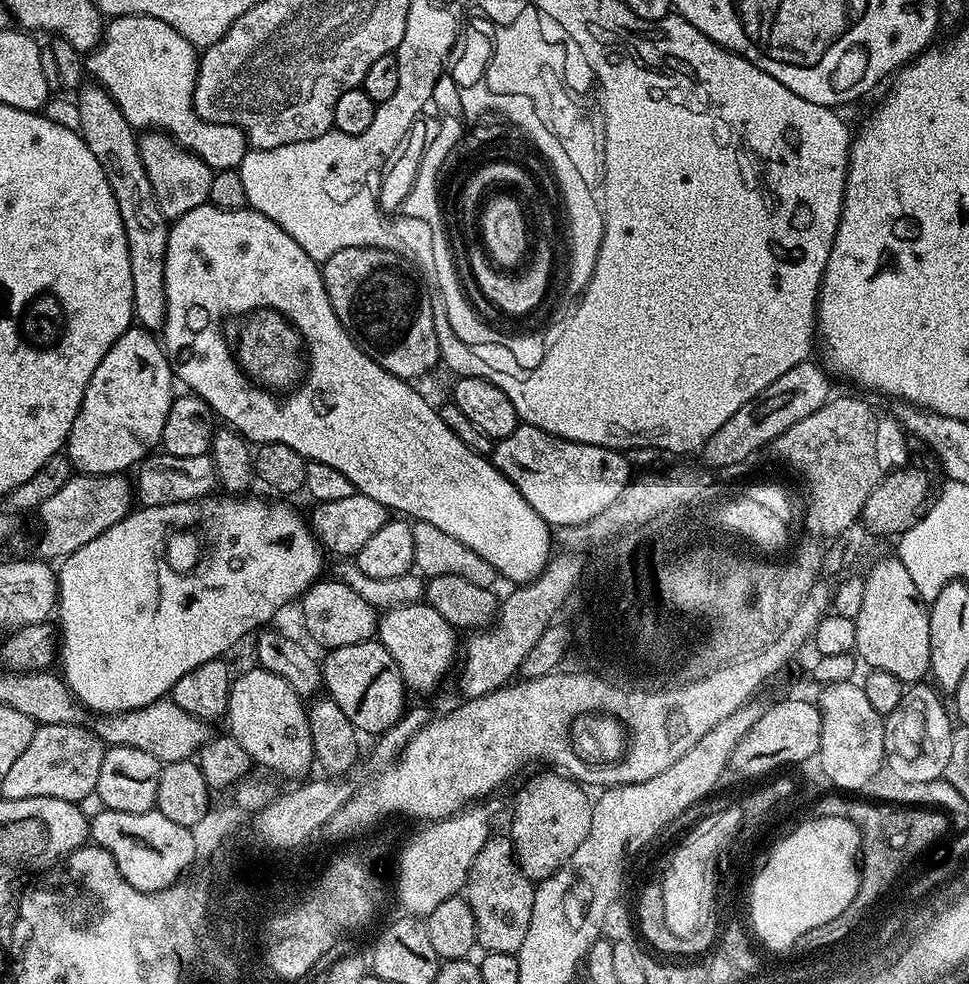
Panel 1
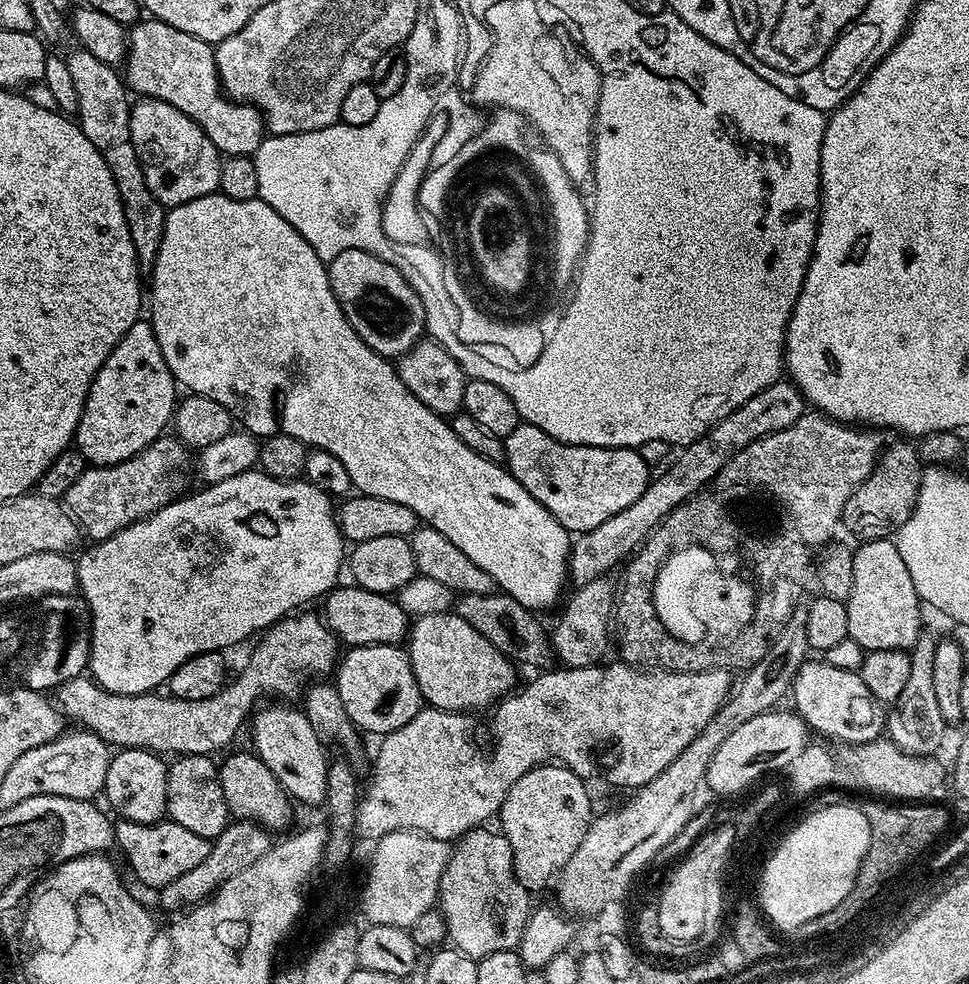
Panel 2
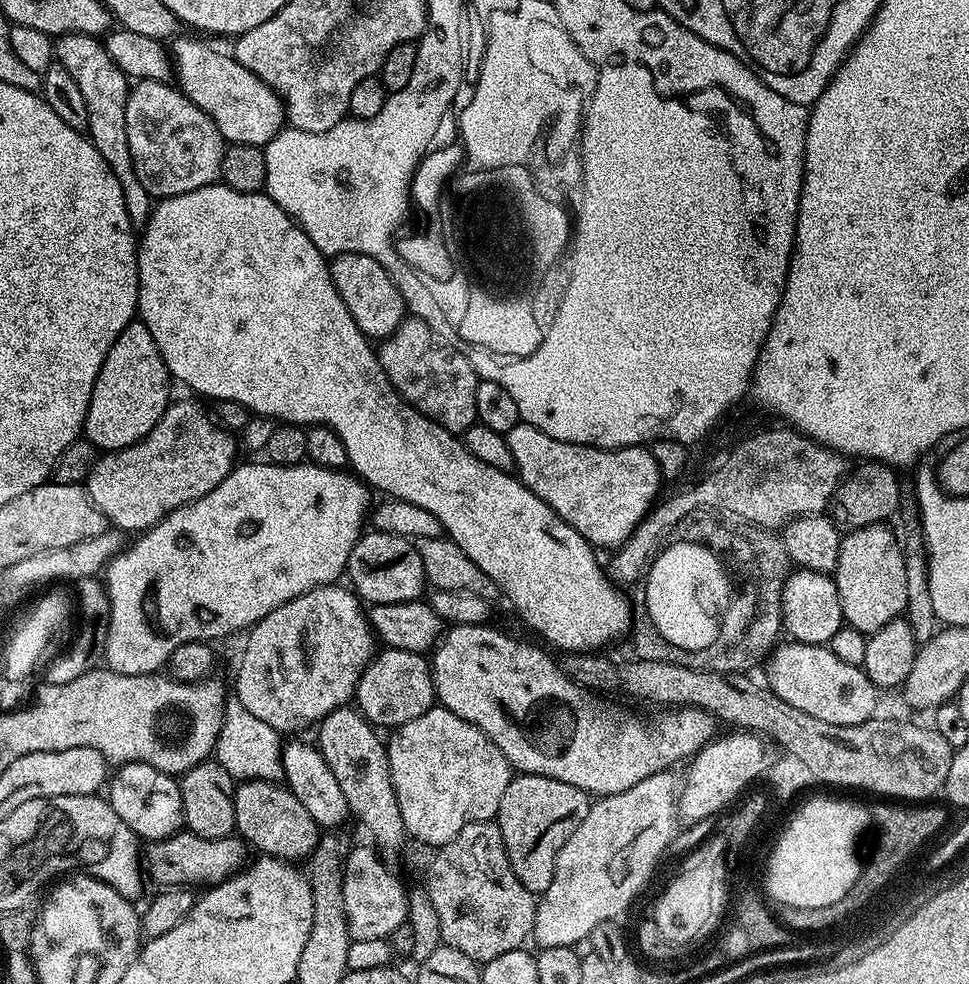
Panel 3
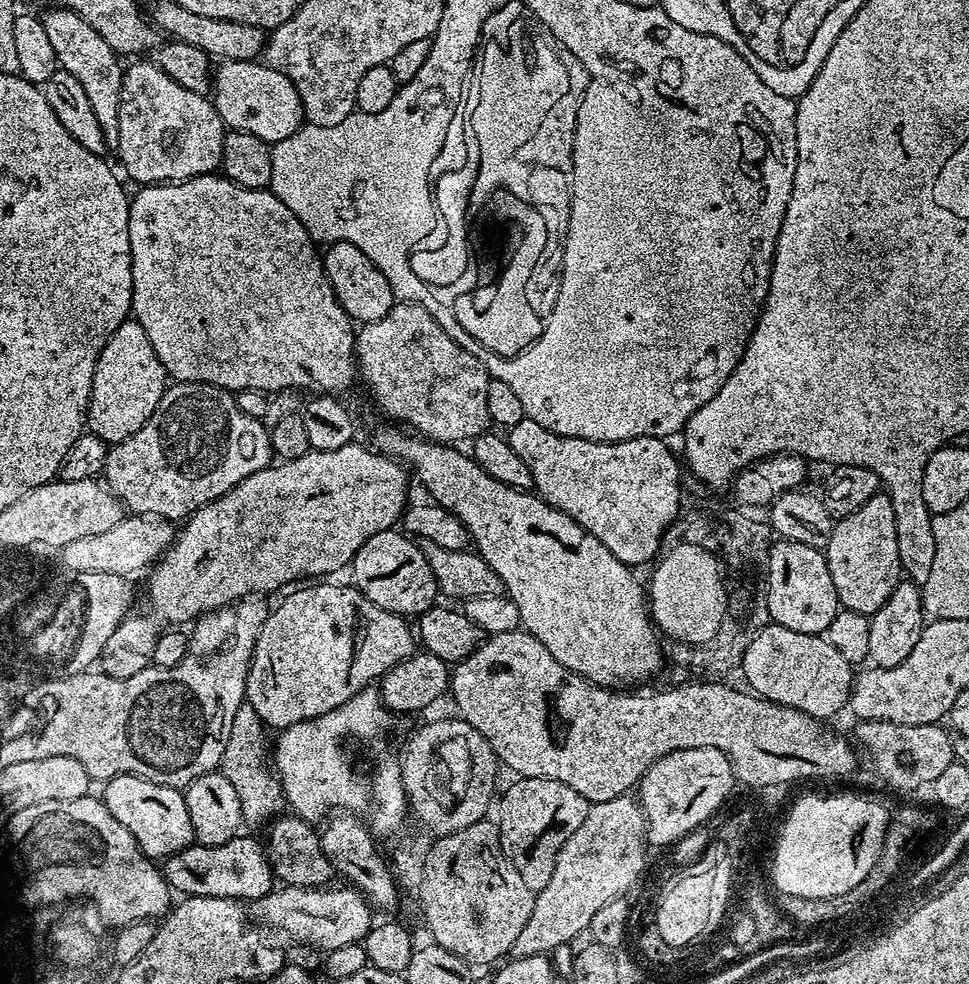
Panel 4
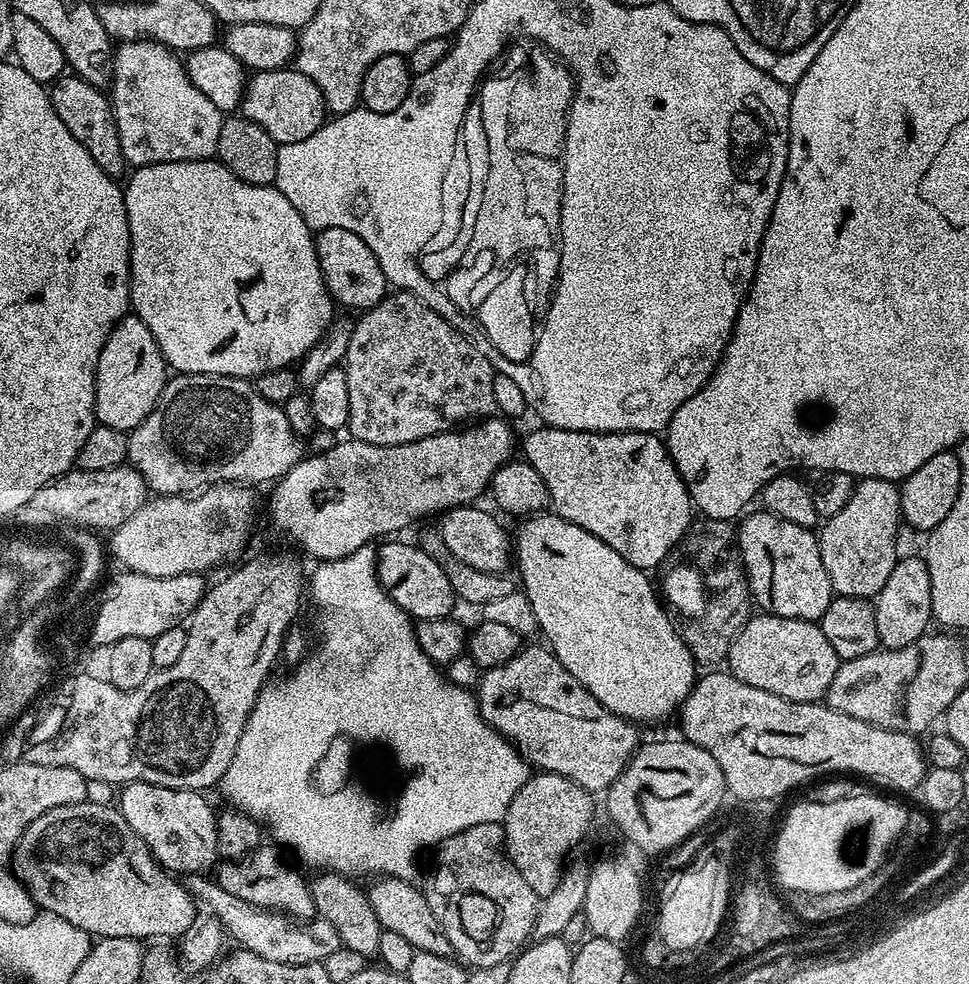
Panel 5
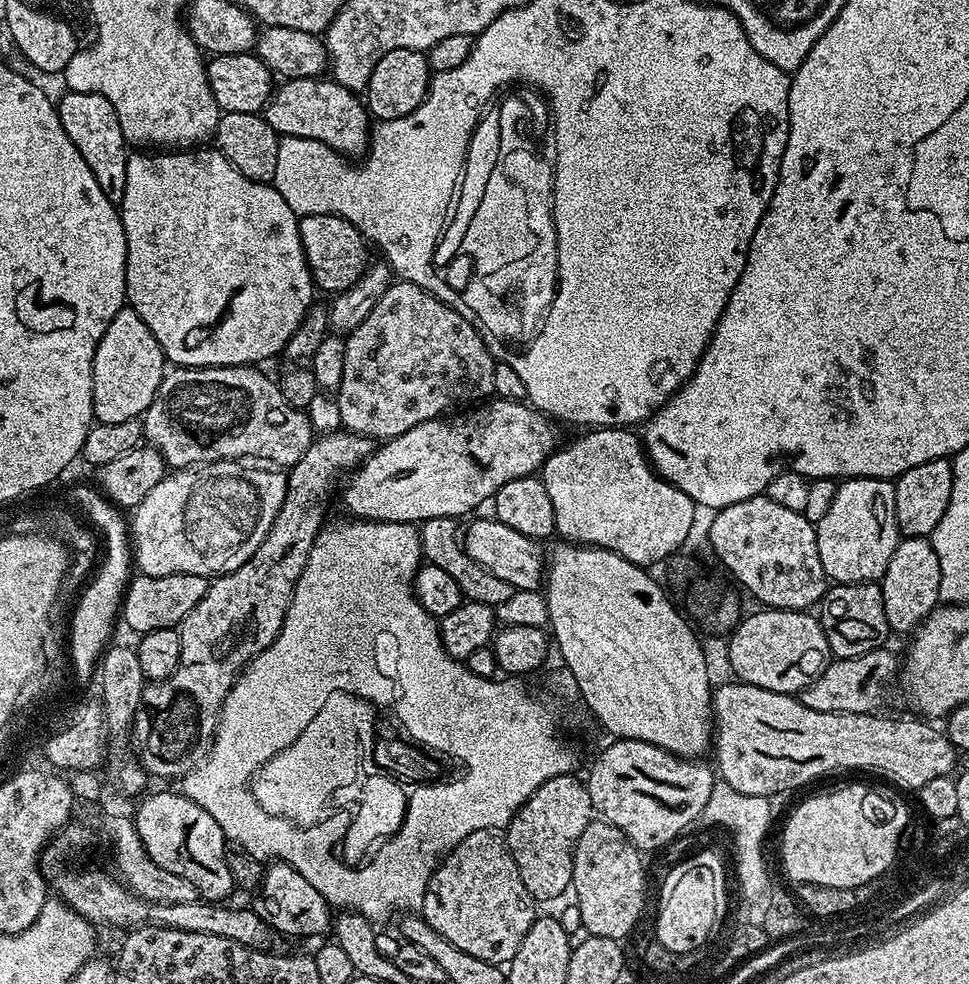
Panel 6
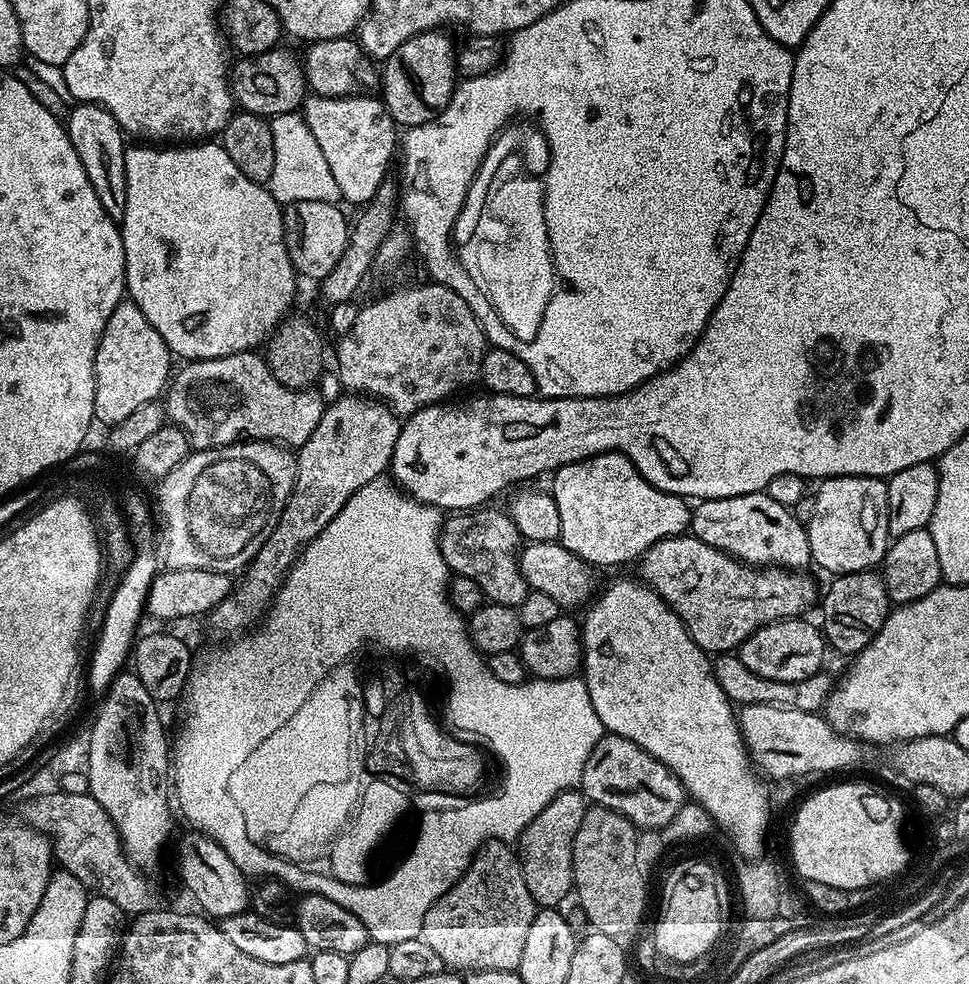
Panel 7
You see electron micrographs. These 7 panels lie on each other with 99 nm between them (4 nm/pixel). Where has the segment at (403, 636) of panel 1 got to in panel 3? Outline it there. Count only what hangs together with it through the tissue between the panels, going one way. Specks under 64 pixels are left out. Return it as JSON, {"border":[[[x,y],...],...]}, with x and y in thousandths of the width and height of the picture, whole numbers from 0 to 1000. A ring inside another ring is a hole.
{"border":[[[469,634],[465,635],[455,645],[449,659],[444,663],[444,674],[446,677],[446,692],[450,698],[450,711],[457,718],[463,720],[469,726],[473,726],[473,730],[477,730],[481,734],[485,734],[489,738],[493,738],[493,742],[497,742],[497,746],[502,746],[506,750],[506,754],[510,754],[510,758],[514,758],[514,762],[518,762],[518,766],[524,772],[524,776],[534,786],[543,789],[562,789],[563,791],[572,791],[576,795],[584,795],[593,801],[600,801],[601,804],[610,807],[612,810],[618,811],[627,808],[641,807],[644,803],[649,803],[655,796],[663,795],[669,788],[679,787],[681,784],[687,784],[698,778],[701,772],[709,773],[716,768],[718,764],[727,760],[732,753],[740,747],[739,738],[741,732],[731,723],[727,723],[719,718],[701,718],[699,724],[691,724],[685,732],[679,733],[677,736],[668,736],[667,733],[654,730],[644,724],[639,724],[636,720],[615,720],[615,715],[611,712],[612,704],[593,695],[591,691],[582,684],[581,678],[577,674],[574,675],[560,663],[562,660],[556,653],[544,654],[541,650],[531,650],[528,646],[523,646],[520,642],[508,638],[504,634]]]}

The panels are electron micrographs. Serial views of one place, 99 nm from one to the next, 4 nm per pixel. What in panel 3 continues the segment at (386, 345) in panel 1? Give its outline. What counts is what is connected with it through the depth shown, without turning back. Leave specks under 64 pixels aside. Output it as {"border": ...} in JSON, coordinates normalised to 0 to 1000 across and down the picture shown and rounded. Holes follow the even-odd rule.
{"border":[[[354,256],[342,261],[341,271],[343,286],[357,307],[357,315],[369,327],[369,331],[381,343],[395,343],[407,339],[407,335],[419,323],[417,304],[411,291],[402,283],[402,278],[386,262],[368,256]]]}

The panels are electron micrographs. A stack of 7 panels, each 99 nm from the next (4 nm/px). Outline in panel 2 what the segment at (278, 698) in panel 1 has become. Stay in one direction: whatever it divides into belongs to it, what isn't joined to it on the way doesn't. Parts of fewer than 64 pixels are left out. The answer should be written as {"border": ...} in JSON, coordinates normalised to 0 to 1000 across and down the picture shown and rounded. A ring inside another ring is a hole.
{"border":[[[281,713],[278,715],[281,715],[278,720],[269,718],[267,723],[259,729],[258,737],[260,736],[261,756],[259,759],[270,774],[283,785],[283,790],[302,814],[308,815],[308,813],[311,813],[314,817],[333,818],[338,812],[336,787],[338,786],[341,775],[341,768],[334,765],[336,756],[329,752],[328,746],[324,744],[324,740],[309,718],[296,720],[296,717],[293,716],[296,714],[293,713]]]}

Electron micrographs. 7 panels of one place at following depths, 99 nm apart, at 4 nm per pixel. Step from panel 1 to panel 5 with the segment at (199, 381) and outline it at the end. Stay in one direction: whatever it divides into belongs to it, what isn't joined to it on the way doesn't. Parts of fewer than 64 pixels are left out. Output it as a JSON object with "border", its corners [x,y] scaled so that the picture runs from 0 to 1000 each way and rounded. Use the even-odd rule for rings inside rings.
{"border":[[[222,161],[213,163],[189,163],[188,165],[167,165],[166,167],[152,167],[137,174],[137,179],[131,180],[132,188],[127,188],[128,208],[130,209],[130,222],[132,223],[132,233],[134,234],[134,242],[136,243],[136,255],[132,257],[132,266],[134,269],[134,313],[135,316],[147,327],[151,327],[151,331],[155,335],[155,339],[159,339],[159,348],[163,348],[165,359],[169,362],[170,371],[179,379],[193,380],[217,380],[218,382],[250,382],[253,384],[263,384],[275,380],[279,376],[287,376],[288,374],[300,374],[307,368],[314,365],[316,359],[324,353],[332,343],[332,339],[338,330],[345,324],[345,306],[343,300],[340,299],[337,293],[334,292],[334,284],[332,283],[332,274],[330,267],[326,261],[326,245],[324,243],[323,233],[316,230],[316,226],[312,226],[312,217],[308,217],[308,213],[303,213],[303,209],[299,209],[299,205],[295,205],[293,198],[284,191],[271,187],[270,189],[262,189],[258,185],[250,185],[250,181],[246,181],[241,177],[237,177],[237,173],[233,173],[233,169],[228,167]],[[554,522],[544,525],[538,533],[541,534],[530,541],[530,573],[537,576],[535,589],[539,595],[539,601],[547,608],[547,616],[551,616],[551,628],[555,628],[557,633],[556,645],[566,649],[564,658],[574,666],[576,673],[580,673],[580,677],[584,677],[584,681],[588,681],[588,685],[592,685],[592,689],[596,689],[596,693],[601,693],[601,697],[605,697],[605,701],[609,701],[609,705],[613,705],[613,709],[617,709],[617,713],[621,713],[625,722],[638,726],[644,732],[651,732],[664,738],[664,736],[673,736],[676,732],[685,732],[692,724],[695,727],[718,696],[720,676],[699,635],[698,638],[693,635],[693,630],[689,627],[690,619],[683,613],[679,602],[677,607],[677,602],[669,590],[670,582],[664,577],[650,575],[650,571],[646,571],[646,567],[642,567],[638,559],[630,559],[630,555],[625,555],[621,547],[613,547],[613,543],[601,539],[601,535],[592,535],[592,530],[584,530],[579,524]]]}

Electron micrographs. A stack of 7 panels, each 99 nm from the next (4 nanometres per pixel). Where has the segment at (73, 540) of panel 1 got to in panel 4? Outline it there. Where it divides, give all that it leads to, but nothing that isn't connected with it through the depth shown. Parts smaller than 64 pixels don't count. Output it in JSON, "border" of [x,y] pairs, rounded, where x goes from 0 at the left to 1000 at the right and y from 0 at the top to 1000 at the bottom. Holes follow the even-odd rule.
{"border":[[[178,388],[172,391],[167,400],[167,404],[163,409],[163,413],[159,417],[159,421],[155,421],[155,425],[151,429],[151,433],[147,433],[147,437],[142,437],[134,445],[130,445],[126,449],[115,452],[109,461],[109,474],[105,481],[106,491],[111,493],[111,497],[123,506],[125,512],[133,521],[142,524],[165,524],[169,528],[179,530],[189,529],[198,523],[208,514],[213,514],[217,510],[226,508],[232,504],[246,490],[250,490],[254,486],[258,486],[258,482],[266,482],[266,478],[278,475],[283,467],[283,452],[281,450],[281,440],[278,432],[271,427],[262,425],[258,421],[252,421],[243,401],[234,398],[231,394],[226,394],[220,390],[201,390],[200,388]]]}

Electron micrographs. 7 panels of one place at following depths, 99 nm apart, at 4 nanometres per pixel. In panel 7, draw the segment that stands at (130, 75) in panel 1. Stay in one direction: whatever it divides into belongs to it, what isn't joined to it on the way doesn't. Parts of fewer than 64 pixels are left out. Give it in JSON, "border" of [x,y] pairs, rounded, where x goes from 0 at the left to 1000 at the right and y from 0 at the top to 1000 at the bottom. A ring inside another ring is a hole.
{"border":[[[368,96],[363,98],[332,99],[319,97],[312,107],[312,117],[320,136],[324,136],[324,144],[328,144],[328,152],[336,161],[336,169],[341,169],[341,177],[345,177],[345,185],[349,185],[351,203],[375,209],[386,201],[392,186],[398,181],[396,175],[405,163],[405,153],[411,150],[411,127],[400,114],[395,101]]]}

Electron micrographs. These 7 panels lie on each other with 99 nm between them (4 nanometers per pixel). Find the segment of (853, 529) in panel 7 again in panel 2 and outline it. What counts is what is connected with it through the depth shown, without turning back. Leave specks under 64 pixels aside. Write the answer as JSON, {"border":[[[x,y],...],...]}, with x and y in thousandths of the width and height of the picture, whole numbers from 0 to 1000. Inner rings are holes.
{"border":[[[920,548],[893,549],[879,562],[881,579],[873,611],[875,616],[875,649],[885,652],[893,664],[906,661],[940,661],[950,644],[951,611],[943,600],[939,579],[931,571]]]}

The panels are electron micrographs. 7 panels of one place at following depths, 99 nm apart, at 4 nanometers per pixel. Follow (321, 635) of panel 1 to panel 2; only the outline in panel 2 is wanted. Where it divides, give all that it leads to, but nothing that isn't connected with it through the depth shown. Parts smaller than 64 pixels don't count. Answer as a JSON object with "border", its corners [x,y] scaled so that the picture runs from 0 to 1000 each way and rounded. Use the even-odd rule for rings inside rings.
{"border":[[[348,596],[333,607],[332,629],[338,639],[347,645],[352,655],[373,659],[383,654],[412,655],[423,641],[423,627],[411,616],[404,605],[383,602],[370,596],[354,598]]]}

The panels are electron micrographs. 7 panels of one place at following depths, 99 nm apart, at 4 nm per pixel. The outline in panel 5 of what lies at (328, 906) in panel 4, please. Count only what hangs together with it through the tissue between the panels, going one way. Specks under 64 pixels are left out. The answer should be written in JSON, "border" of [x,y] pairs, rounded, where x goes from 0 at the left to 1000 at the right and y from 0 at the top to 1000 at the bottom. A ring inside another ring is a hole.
{"border":[[[211,888],[195,889],[192,901],[203,920],[226,935],[228,943],[238,954],[240,951],[248,958],[245,960],[251,966],[266,970],[266,974],[292,980],[329,980],[353,961],[345,941],[336,934],[307,937],[292,927],[280,927],[277,923],[250,917],[250,913],[229,904],[229,900],[225,900],[222,893]]]}

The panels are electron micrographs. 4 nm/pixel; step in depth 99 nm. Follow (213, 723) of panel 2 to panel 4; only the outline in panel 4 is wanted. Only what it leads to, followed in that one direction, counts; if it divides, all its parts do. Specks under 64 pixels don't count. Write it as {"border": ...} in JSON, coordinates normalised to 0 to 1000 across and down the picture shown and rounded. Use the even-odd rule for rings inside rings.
{"border":[[[318,591],[313,596],[302,597],[296,603],[298,606],[286,618],[284,615],[278,621],[275,632],[270,636],[270,640],[266,646],[266,652],[262,659],[262,665],[260,666],[260,676],[256,682],[254,713],[265,723],[266,730],[278,741],[283,742],[285,740],[284,742],[292,742],[313,732],[323,732],[332,726],[341,726],[341,722],[349,722],[349,717],[361,713],[361,709],[365,709],[372,703],[377,702],[383,696],[380,695],[383,691],[385,693],[391,692],[408,675],[415,673],[419,669],[428,667],[431,662],[430,643],[427,641],[426,635],[425,638],[421,635],[424,633],[418,627],[409,626],[402,620],[394,620],[394,616],[386,616],[386,612],[382,612],[382,608],[378,608],[366,596],[360,596],[358,592],[356,592],[357,595],[338,592],[343,591]]]}

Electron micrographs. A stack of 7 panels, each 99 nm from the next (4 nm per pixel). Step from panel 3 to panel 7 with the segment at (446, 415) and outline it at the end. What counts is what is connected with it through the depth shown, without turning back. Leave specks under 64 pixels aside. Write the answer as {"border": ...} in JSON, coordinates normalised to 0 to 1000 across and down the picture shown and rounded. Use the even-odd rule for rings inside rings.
{"border":[[[441,287],[442,289],[429,289],[426,293],[417,293],[414,297],[405,297],[401,301],[396,301],[393,305],[385,307],[381,313],[378,311],[372,313],[368,325],[365,331],[361,331],[361,335],[355,342],[348,345],[347,350],[347,370],[351,373],[351,386],[356,390],[358,397],[363,400],[370,400],[377,404],[387,404],[400,412],[410,423],[420,425],[425,423],[431,417],[436,417],[445,411],[452,411],[461,408],[470,398],[475,398],[478,394],[483,394],[488,389],[494,387],[495,377],[497,376],[497,364],[504,357],[506,350],[499,343],[499,336],[493,327],[493,323],[489,323],[489,315],[485,315],[485,311],[481,311],[481,307],[477,303],[473,303],[473,299],[469,299],[469,295],[464,295],[460,291],[449,287]]]}

